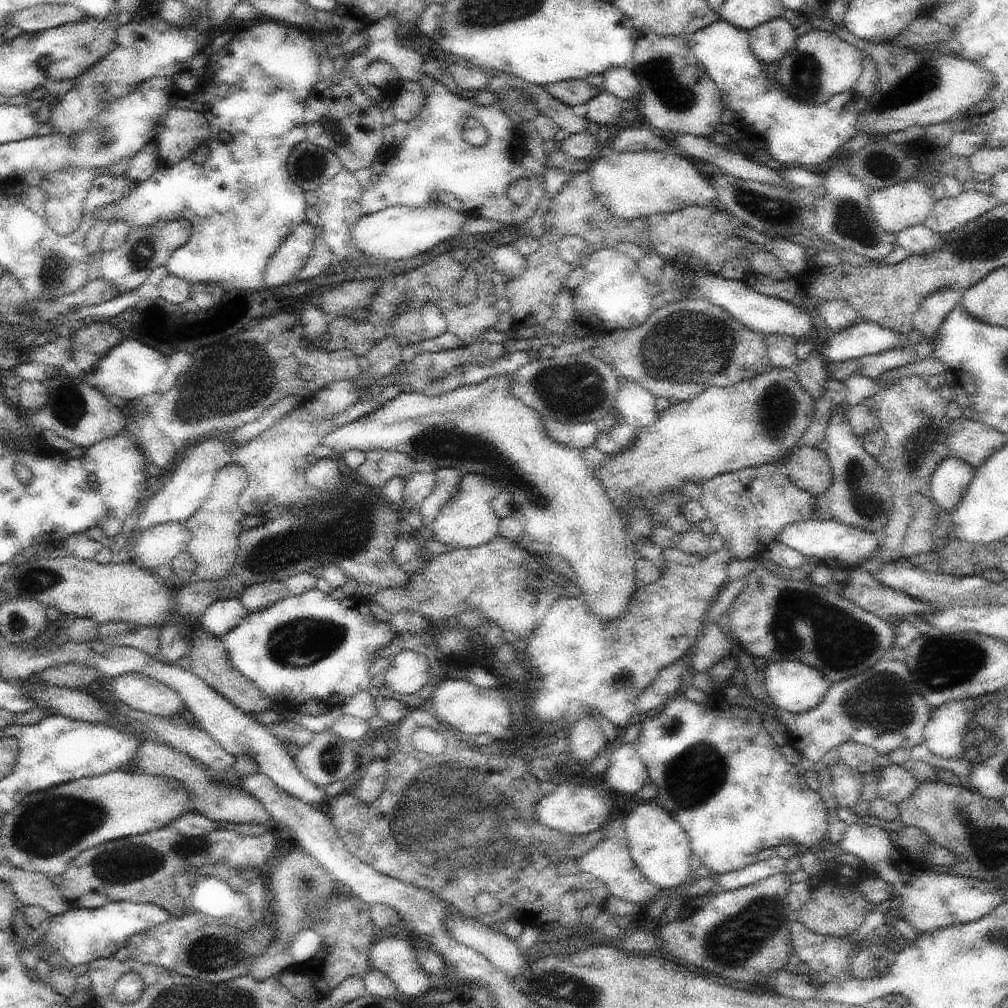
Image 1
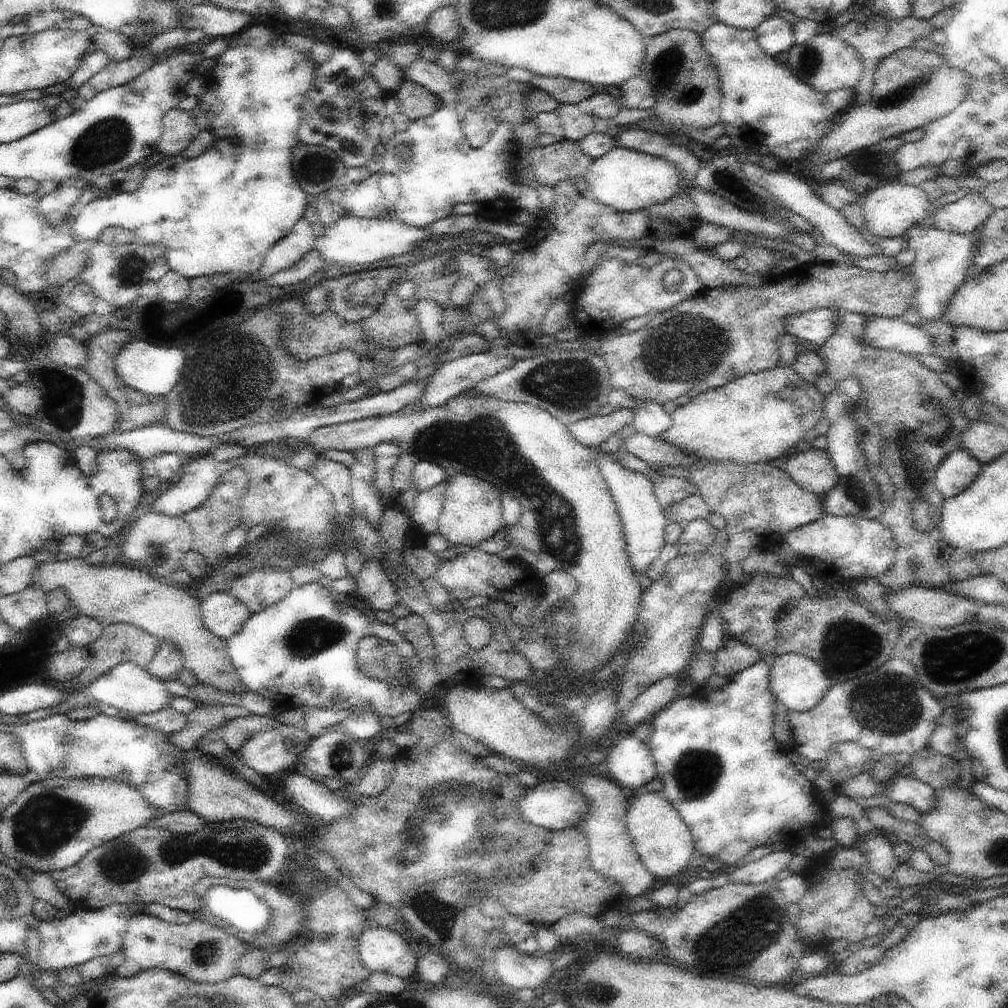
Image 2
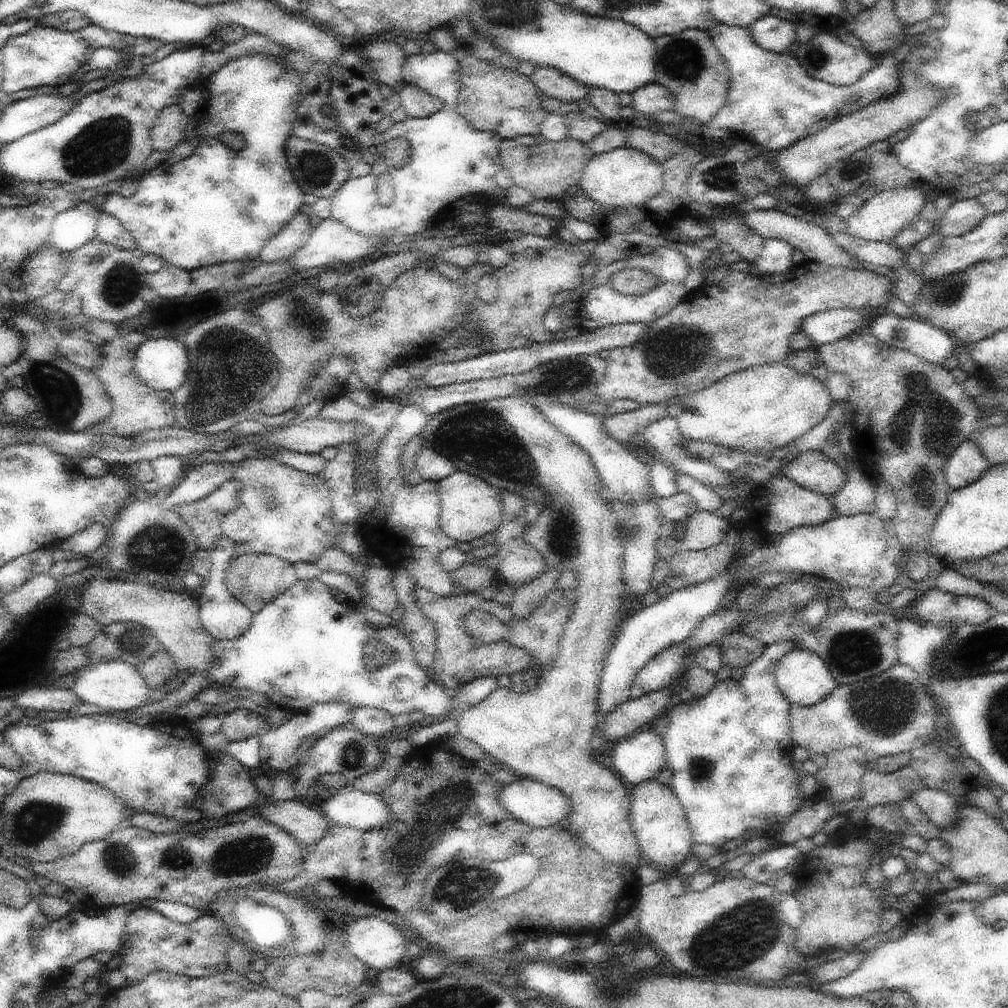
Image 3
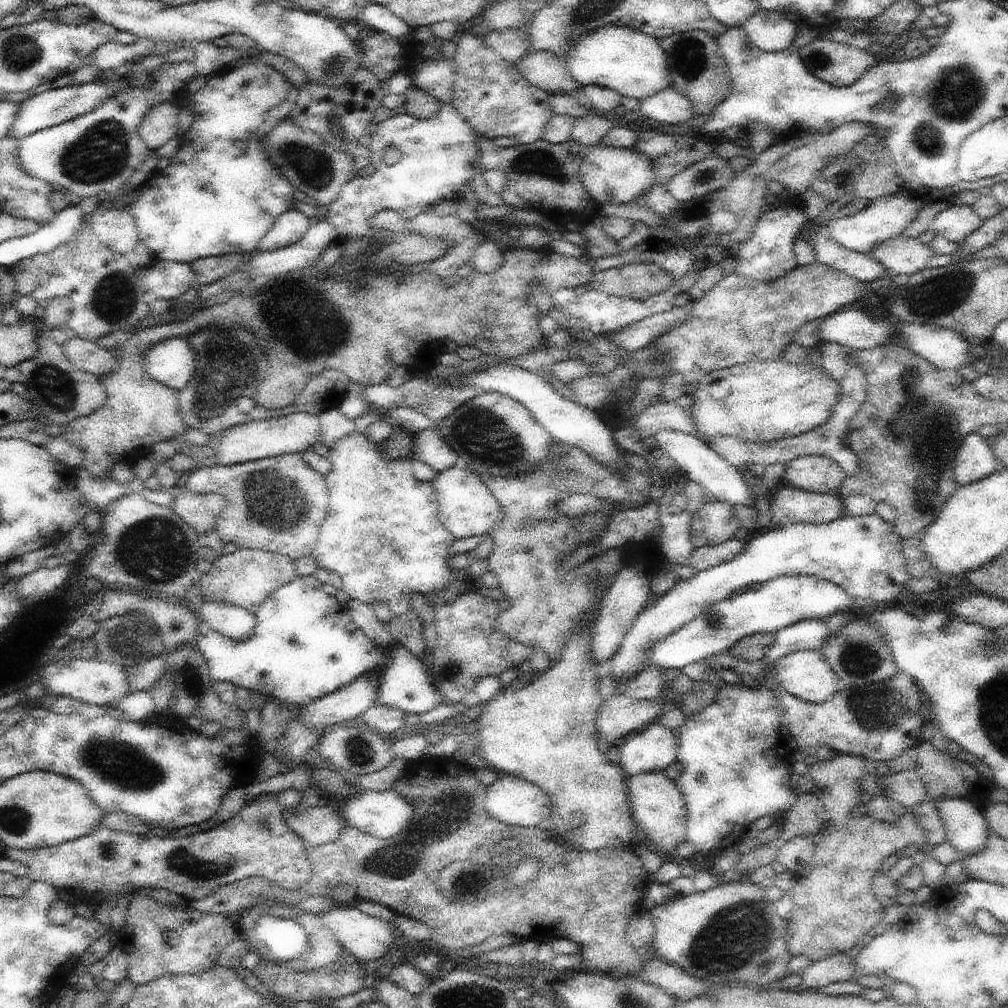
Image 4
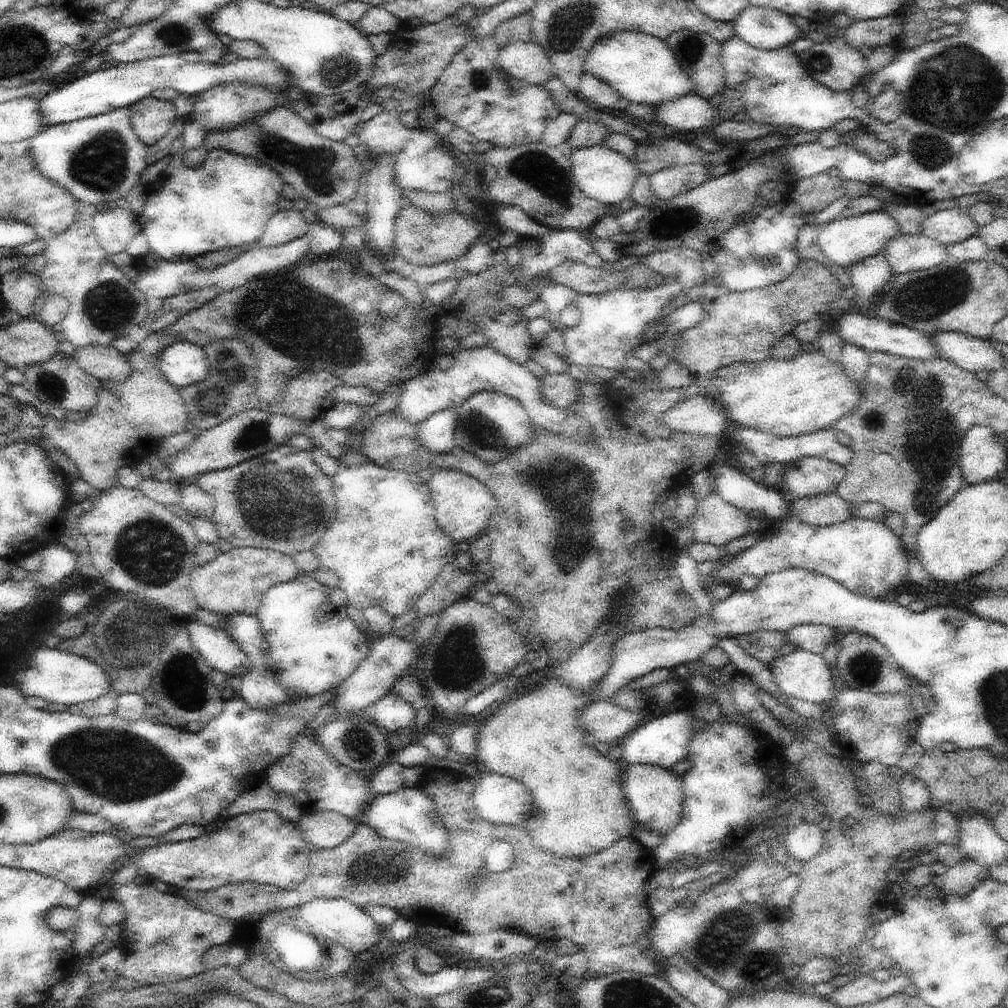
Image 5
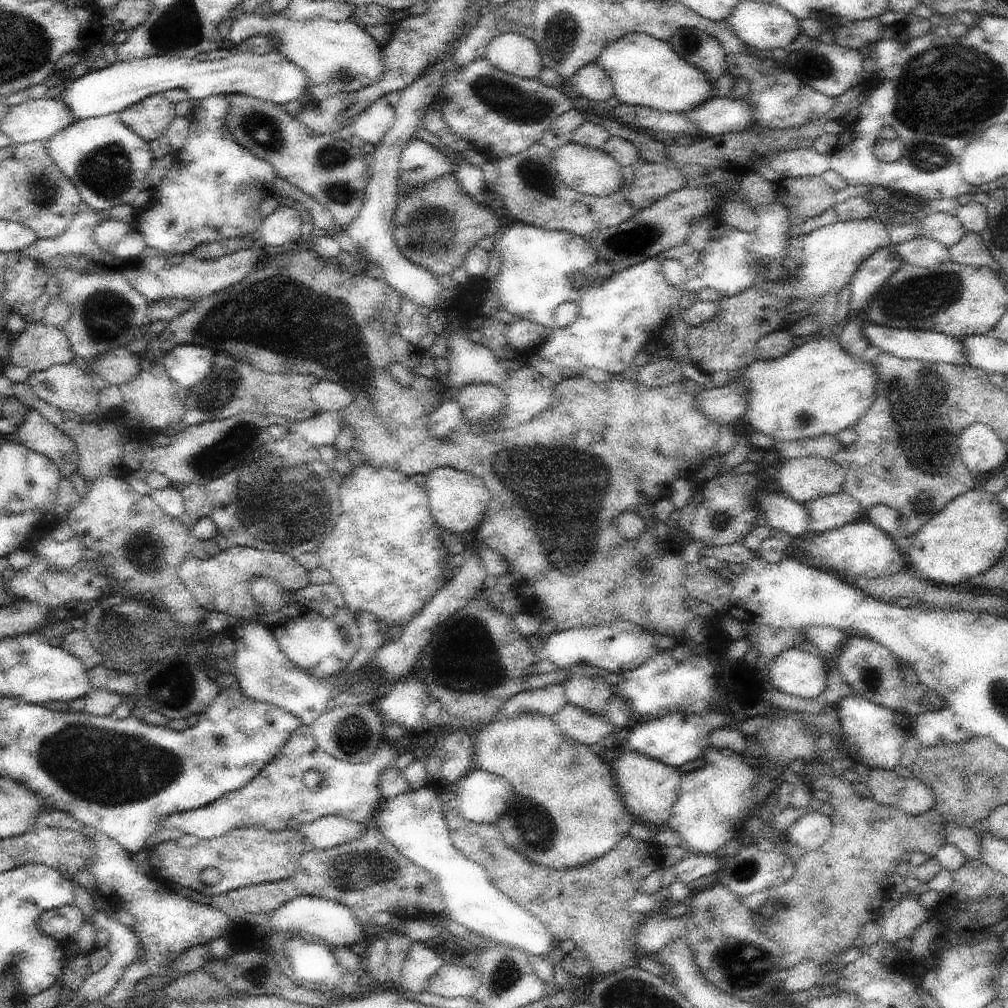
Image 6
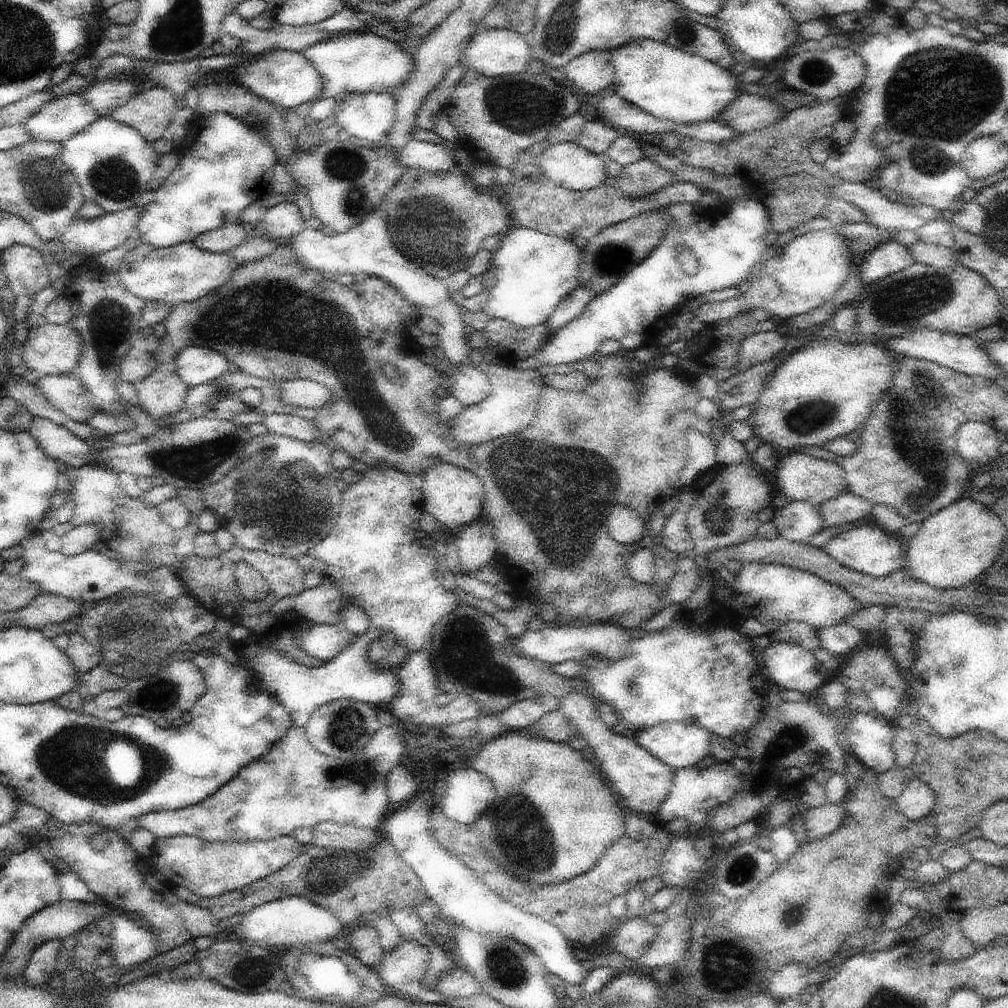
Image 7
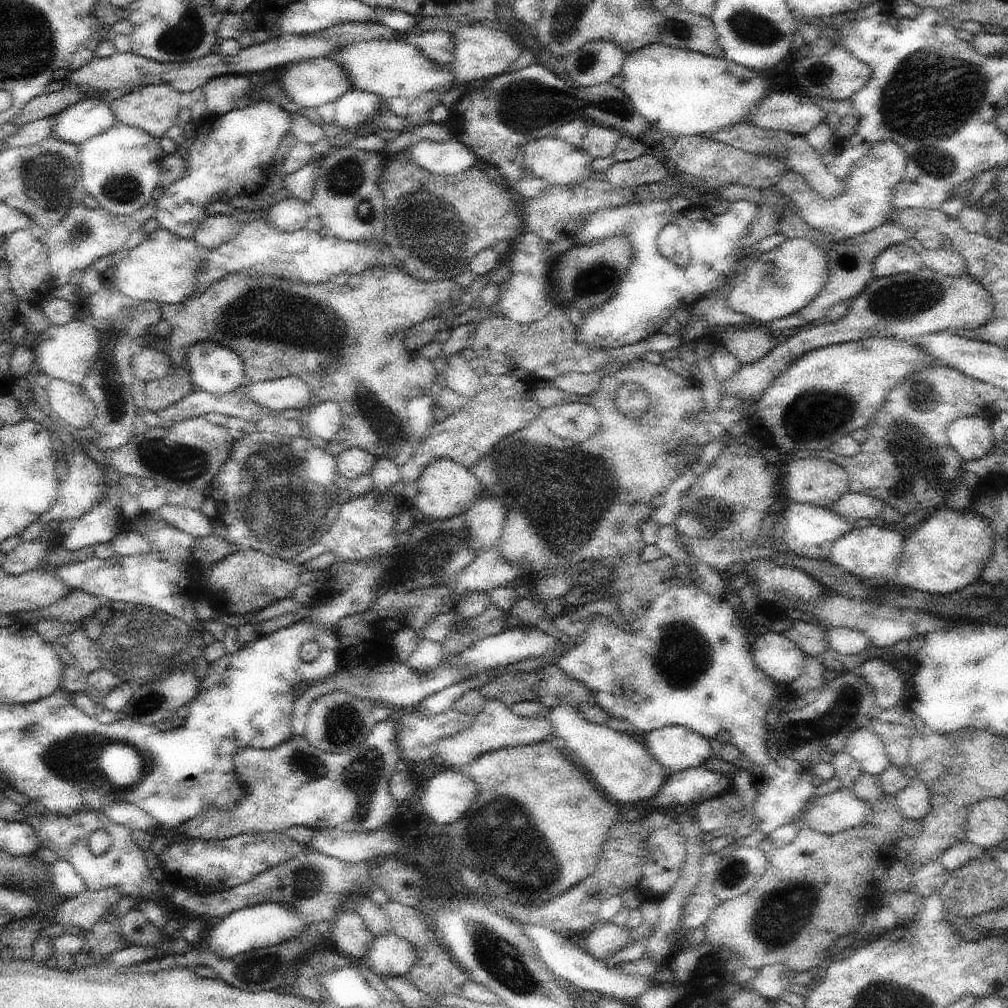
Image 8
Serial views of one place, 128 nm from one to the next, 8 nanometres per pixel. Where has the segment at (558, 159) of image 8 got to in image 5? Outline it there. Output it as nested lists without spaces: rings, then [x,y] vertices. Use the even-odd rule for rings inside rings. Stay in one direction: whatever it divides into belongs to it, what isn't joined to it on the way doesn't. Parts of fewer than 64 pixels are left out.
[[[604,143],[591,147],[575,148],[572,150],[571,173],[573,174],[579,189],[590,198],[607,205],[618,204],[630,198],[632,189],[640,175],[640,168],[633,162],[633,158],[626,158],[624,154],[612,150]]]

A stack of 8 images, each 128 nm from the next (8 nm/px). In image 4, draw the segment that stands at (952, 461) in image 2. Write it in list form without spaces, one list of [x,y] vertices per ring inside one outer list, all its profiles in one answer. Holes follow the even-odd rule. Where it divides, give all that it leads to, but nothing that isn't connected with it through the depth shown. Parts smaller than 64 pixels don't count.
[[[978,433],[969,434],[956,456],[954,472],[958,486],[978,482],[994,472],[1005,468],[996,458],[992,447]]]

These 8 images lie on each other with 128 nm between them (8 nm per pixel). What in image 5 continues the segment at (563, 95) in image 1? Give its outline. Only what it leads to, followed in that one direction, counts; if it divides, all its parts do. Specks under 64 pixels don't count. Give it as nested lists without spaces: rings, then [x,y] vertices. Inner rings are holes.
[[[514,40],[499,48],[503,68],[528,84],[544,86],[556,76],[550,58],[537,42]]]

